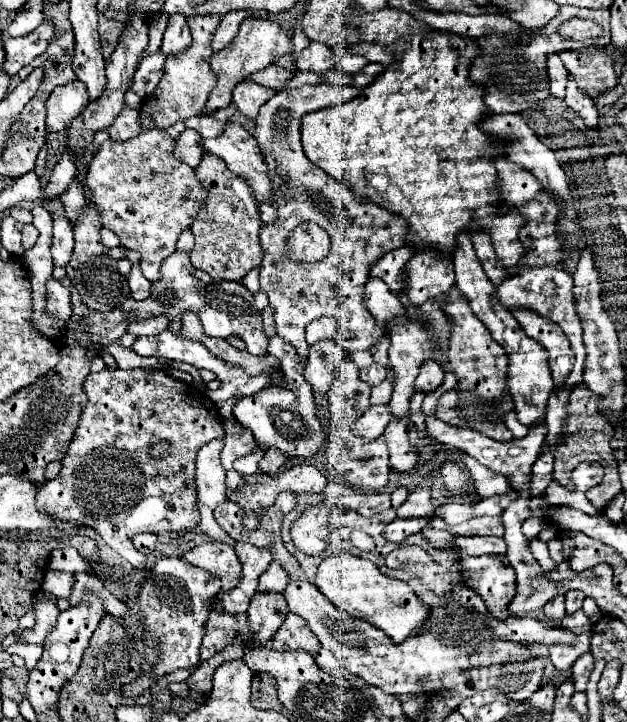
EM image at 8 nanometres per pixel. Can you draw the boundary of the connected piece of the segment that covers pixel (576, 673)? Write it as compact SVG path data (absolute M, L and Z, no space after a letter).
M590 652L580 656L572 664L572 680L574 680L574 688L576 690L584 690L586 688L586 682L588 682L588 676L592 672L592 666L594 666L594 658L592 658Z

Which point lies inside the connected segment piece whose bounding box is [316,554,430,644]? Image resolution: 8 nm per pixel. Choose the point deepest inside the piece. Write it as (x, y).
(354, 584)

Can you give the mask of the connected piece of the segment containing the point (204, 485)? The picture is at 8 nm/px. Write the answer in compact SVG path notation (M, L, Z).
M222 438L210 440L208 444L200 448L196 458L196 488L198 488L198 512L200 512L200 522L196 530L208 536L210 540L236 546L232 536L224 534L224 530L220 528L220 524L216 524L216 518L214 518L214 508L226 500L224 468L220 464L222 446L224 446Z

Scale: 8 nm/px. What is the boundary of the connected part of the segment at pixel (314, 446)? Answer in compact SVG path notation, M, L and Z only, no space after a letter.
M302 382L296 384L296 392L288 388L288 384L284 388L274 384L252 396L240 398L234 406L234 418L244 428L252 430L256 446L262 452L270 448L278 448L282 454L288 456L290 462L296 458L312 458L326 444L326 434L316 416L316 404L310 384L302 384Z

